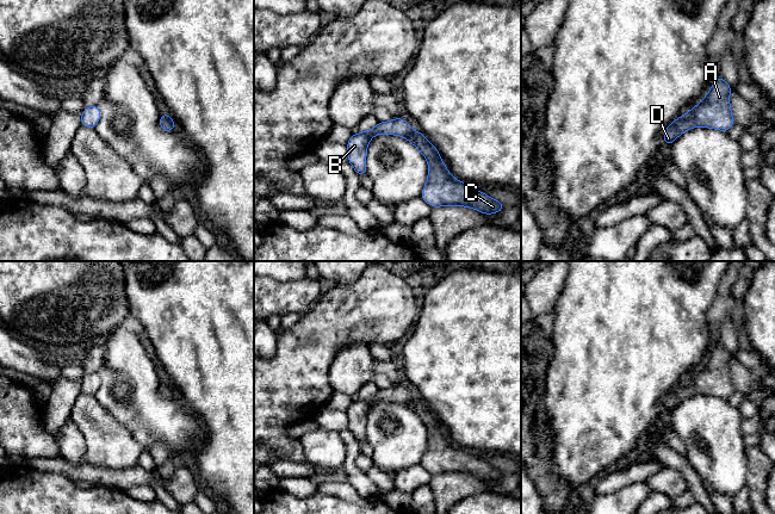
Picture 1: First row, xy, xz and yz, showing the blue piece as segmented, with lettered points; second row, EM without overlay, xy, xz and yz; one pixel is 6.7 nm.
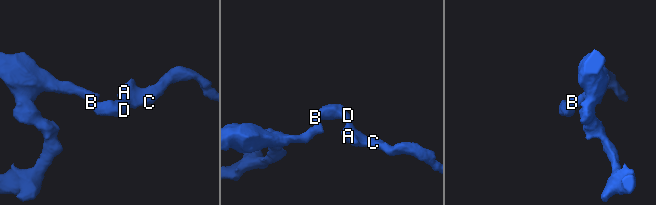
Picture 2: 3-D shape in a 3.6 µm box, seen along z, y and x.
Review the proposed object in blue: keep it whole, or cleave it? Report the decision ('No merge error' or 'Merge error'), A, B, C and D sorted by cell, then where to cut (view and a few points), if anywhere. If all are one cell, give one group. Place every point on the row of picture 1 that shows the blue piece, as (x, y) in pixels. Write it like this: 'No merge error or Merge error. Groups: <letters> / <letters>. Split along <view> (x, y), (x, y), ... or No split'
No merge error. Groups: A B C D. No split

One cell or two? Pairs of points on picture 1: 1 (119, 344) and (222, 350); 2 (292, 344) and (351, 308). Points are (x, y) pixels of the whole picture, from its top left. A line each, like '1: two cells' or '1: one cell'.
1: two cells
2: one cell

